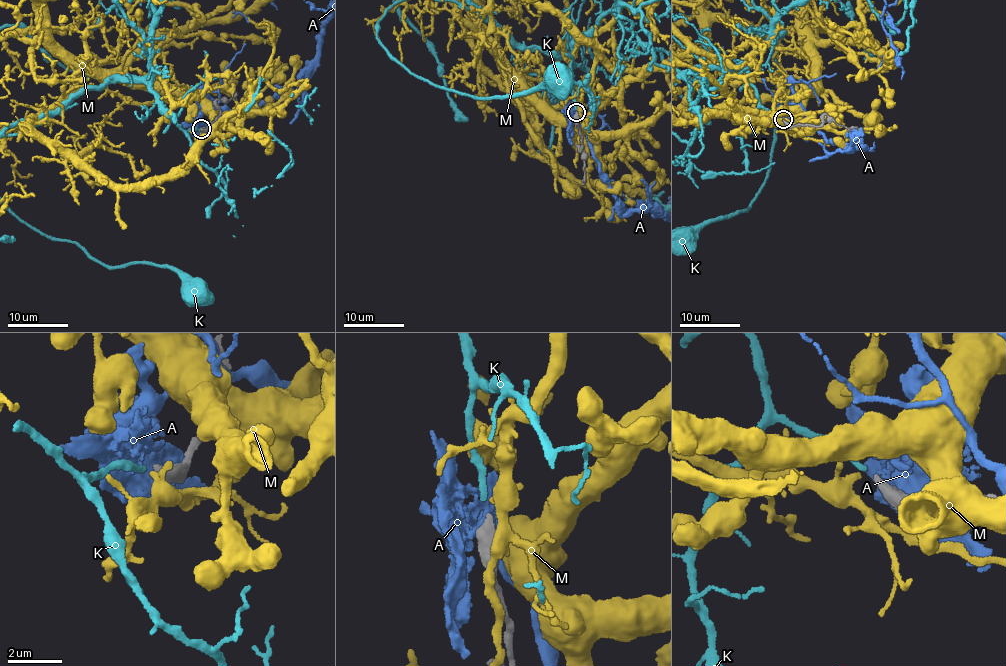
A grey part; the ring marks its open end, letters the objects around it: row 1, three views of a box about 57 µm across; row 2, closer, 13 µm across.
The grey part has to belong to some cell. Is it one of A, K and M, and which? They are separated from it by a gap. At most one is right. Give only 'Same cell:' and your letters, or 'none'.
Same cell: K

